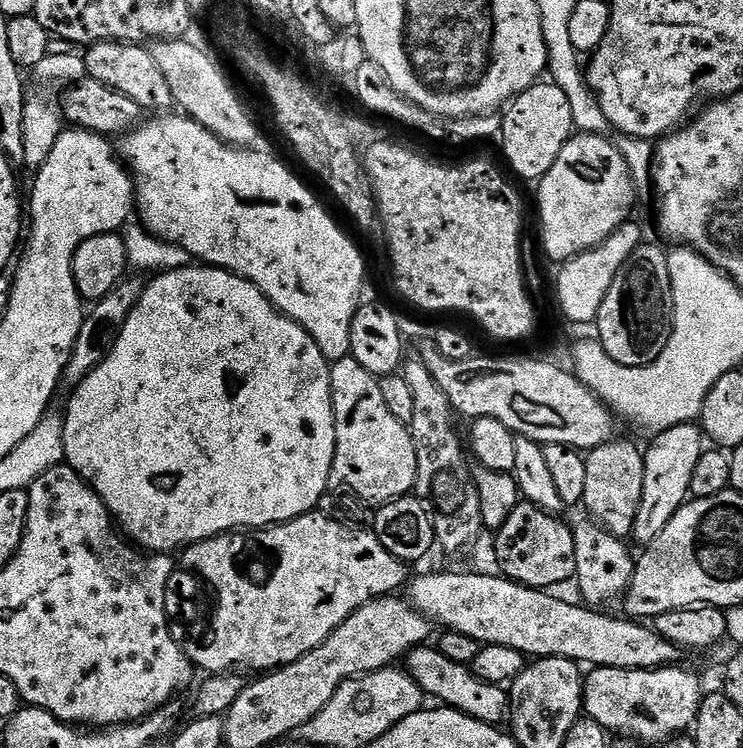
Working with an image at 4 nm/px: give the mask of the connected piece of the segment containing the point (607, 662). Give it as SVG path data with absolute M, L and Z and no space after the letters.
M428 572L417 580L415 577L407 585L406 596L412 607L433 625L441 624L441 629L466 634L466 638L474 638L482 646L510 646L510 650L518 650L528 658L557 656L597 668L663 668L675 665L679 661L676 659L682 656L681 649L649 625L648 629L644 625L647 623L637 622L632 618L619 620L616 616L607 616L607 611L593 610L580 602L571 604L568 600L559 600L558 597L552 596L556 594L551 591L527 588L524 584L515 584L503 575L495 575L479 576L476 572Z

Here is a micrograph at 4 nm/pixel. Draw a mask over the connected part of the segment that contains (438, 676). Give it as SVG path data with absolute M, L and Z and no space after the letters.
M428 647L414 648L406 657L406 671L421 688L425 697L433 696L434 699L440 700L436 702L441 705L454 708L470 718L493 726L499 725L499 720L509 715L508 693L501 685L480 680L469 665L450 662L450 658L446 658L446 654L442 654L439 647Z

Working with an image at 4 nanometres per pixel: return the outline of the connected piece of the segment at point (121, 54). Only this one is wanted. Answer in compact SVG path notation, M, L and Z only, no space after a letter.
M100 42L91 45L82 57L85 62L87 79L102 82L102 86L110 86L110 90L118 90L118 94L126 94L126 98L138 102L138 106L145 113L160 112L159 114L164 114L173 107L174 101L170 94L170 85L166 82L162 69L154 63L151 47L144 44Z

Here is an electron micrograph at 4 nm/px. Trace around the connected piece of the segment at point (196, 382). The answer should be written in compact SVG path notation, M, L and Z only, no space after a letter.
M189 266L179 268L173 272L161 272L153 275L144 285L144 292L138 298L134 310L130 310L130 318L126 318L126 326L122 326L122 334L118 334L118 342L110 350L106 359L81 382L71 389L72 397L68 400L68 412L63 413L64 418L64 459L68 467L73 468L80 477L92 487L102 498L102 502L108 508L108 515L118 525L119 531L133 545L139 546L148 554L172 554L177 550L183 550L190 544L197 544L199 540L208 540L212 536L219 536L233 530L259 530L271 528L278 524L285 524L287 520L293 520L299 516L305 516L319 505L320 500L329 491L328 479L336 453L336 423L334 422L334 410L332 409L332 387L330 386L330 374L332 369L330 361L318 350L314 338L305 328L298 326L289 316L283 316L249 280L243 280L233 272L227 272L224 268L211 266Z

